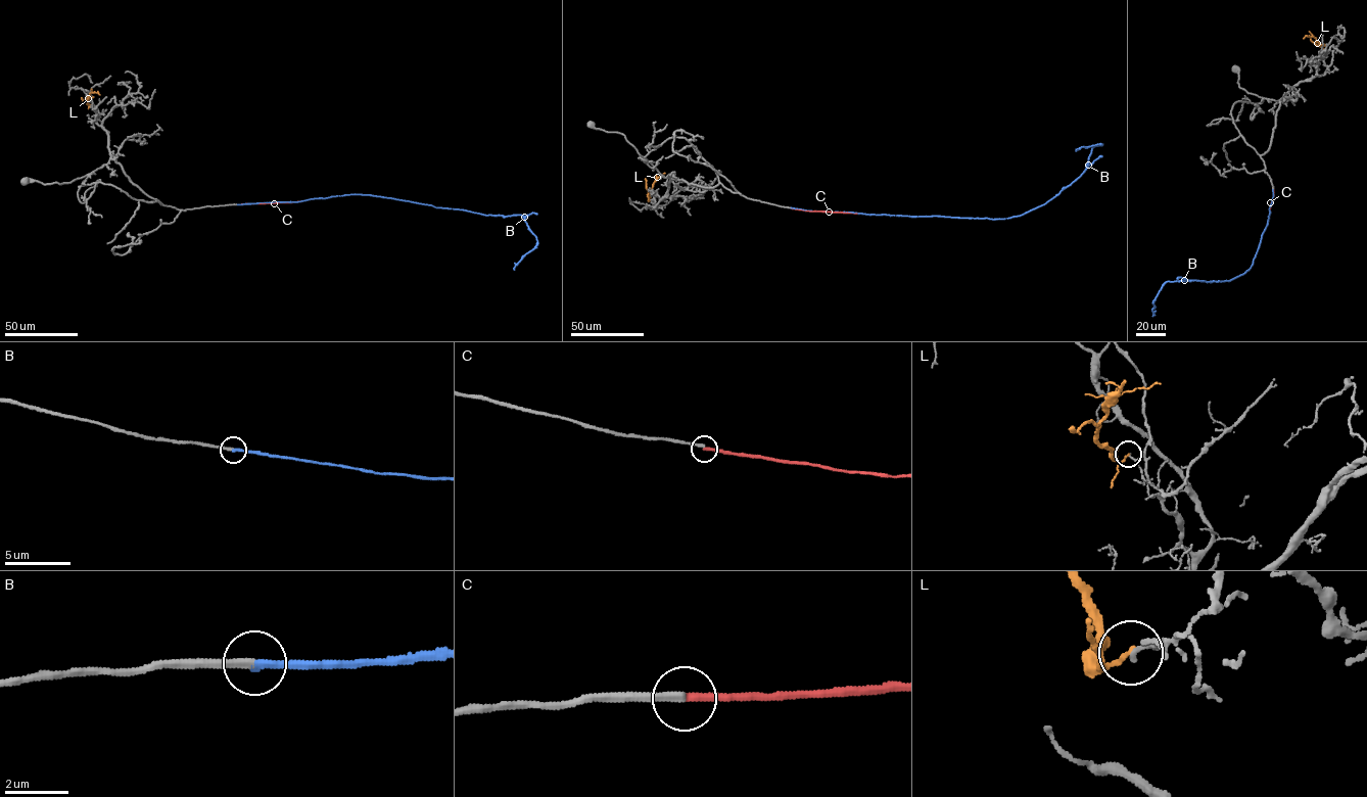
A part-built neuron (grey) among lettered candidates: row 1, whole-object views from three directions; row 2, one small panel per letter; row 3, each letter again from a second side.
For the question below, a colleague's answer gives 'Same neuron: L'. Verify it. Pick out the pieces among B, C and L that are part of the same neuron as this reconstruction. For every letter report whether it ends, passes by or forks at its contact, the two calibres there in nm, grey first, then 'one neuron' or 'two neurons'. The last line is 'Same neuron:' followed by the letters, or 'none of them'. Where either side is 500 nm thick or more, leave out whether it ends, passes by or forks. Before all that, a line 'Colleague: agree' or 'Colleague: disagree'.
Colleague: disagree
B: it ends | 220/220 nm | one neuron
C: it ends | 220/240 nm | two neurons
L: it ends | 130/130 nm | two neurons
Same neuron: B

